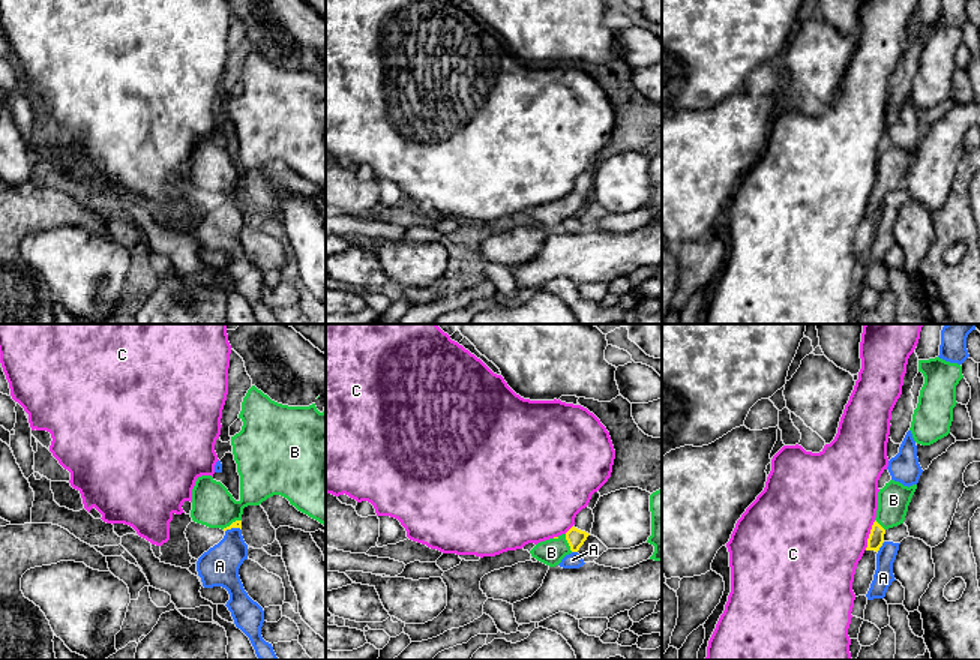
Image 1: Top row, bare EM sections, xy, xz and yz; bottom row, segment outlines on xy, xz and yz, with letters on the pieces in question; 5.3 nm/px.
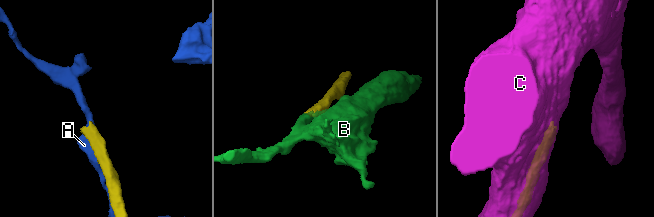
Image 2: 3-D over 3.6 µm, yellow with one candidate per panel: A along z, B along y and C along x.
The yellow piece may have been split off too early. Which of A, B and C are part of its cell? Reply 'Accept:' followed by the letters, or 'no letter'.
Accept: B

